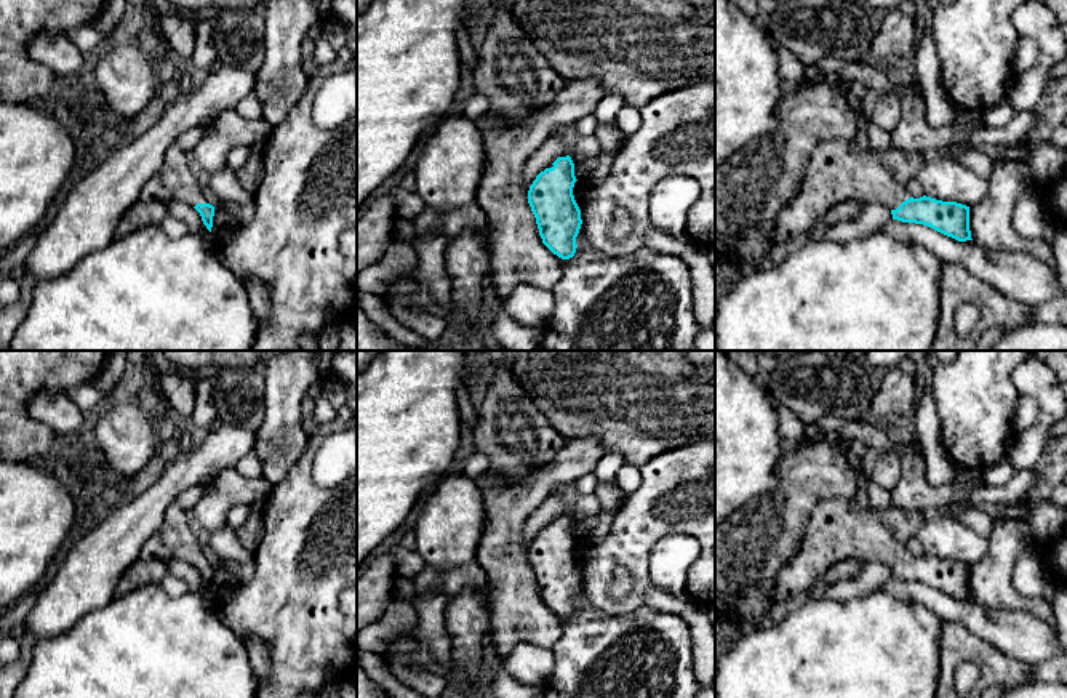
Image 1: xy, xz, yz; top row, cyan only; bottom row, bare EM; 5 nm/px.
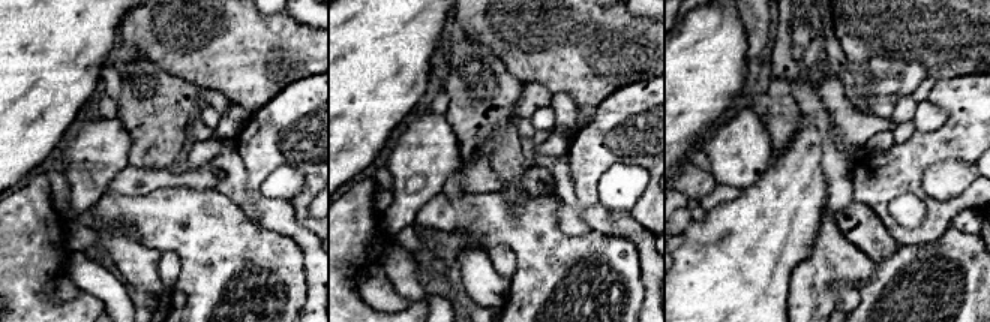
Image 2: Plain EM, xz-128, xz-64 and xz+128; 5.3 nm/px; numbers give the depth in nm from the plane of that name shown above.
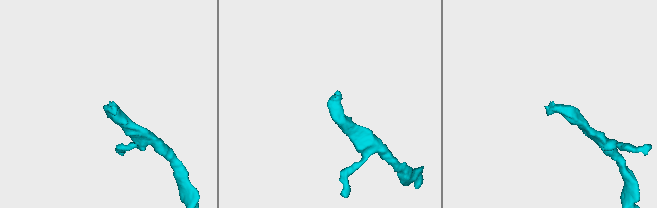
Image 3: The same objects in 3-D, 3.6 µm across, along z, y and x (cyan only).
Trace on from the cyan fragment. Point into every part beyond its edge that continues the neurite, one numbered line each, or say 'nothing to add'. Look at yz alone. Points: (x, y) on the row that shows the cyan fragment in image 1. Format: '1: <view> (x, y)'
1: yz (839, 172)

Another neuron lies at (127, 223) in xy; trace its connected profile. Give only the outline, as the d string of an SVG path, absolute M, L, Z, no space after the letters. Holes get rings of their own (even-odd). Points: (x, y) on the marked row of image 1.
M150 200L147 203L136 202L120 219L120 224L115 229L115 237L126 235L142 226L160 223L170 216L166 202Z

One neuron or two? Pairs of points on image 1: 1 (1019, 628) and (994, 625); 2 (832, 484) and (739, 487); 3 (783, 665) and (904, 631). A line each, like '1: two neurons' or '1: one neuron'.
1: one neuron
2: two neurons
3: one neuron

